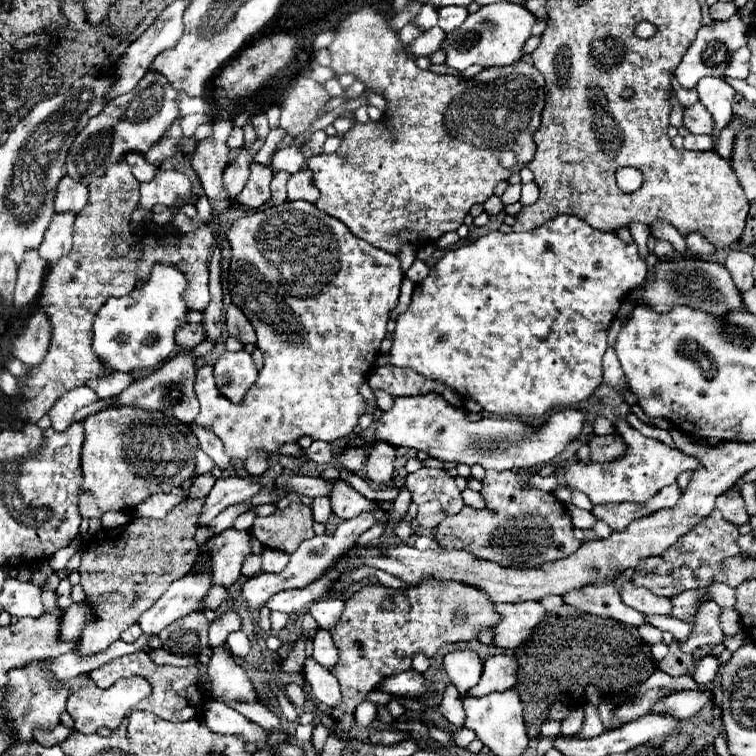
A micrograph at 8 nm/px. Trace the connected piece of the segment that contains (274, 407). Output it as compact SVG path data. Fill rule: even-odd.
M285 201L283 205L277 207L269 207L265 211L257 211L251 215L245 215L237 221L233 221L231 229L225 233L229 245L231 245L231 261L229 261L229 293L231 293L231 301L249 317L249 321L253 323L255 331L257 331L257 347L263 353L265 365L259 371L259 377L255 381L255 385L247 391L247 397L243 399L243 405L235 405L231 401L227 401L225 397L219 397L219 391L215 389L215 379L213 379L213 367L211 365L203 365L197 371L197 381L195 381L195 395L199 401L199 415L195 417L195 421L203 427L211 427L219 439L225 445L225 453L231 459L247 459L253 453L263 453L265 457L275 457L279 447L285 443L297 443L299 437L309 435L311 439L321 439L321 441L335 441L341 439L345 435L349 435L353 431L353 427L359 421L359 415L363 413L363 399L359 395L359 387L363 381L367 381L367 377L371 375L377 355L379 355L379 345L387 335L387 321L389 321L389 313L397 307L397 299L399 299L399 287L403 281L403 273L399 269L399 259L397 255L391 255L383 249L377 249L373 245L369 245L367 241L357 239L341 221L337 221L335 217L329 217L327 213L323 213L321 209L317 209L315 205L307 203L307 201Z

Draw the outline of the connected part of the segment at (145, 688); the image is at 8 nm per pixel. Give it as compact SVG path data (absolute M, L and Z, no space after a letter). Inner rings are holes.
M135 677L135 679L119 679L109 689L99 689L99 687L95 687L95 683L91 683L87 687L75 685L71 689L69 699L67 699L67 711L73 717L75 729L81 731L81 733L95 733L99 727L117 729L119 723L123 721L125 713L133 705L137 705L143 697L149 697L149 695L151 695L151 685L147 685L147 681L143 681L141 677Z

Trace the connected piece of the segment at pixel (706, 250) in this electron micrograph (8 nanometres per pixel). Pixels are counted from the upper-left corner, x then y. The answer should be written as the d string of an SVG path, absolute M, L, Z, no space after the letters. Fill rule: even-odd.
M691 231L685 235L685 241L687 241L687 249L693 253L693 255L709 255L715 251L715 247L697 231Z

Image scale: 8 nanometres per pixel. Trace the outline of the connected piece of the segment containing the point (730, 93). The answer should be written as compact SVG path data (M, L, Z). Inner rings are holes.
M703 77L697 83L697 91L699 91L699 101L705 105L705 109L713 117L711 139L713 139L713 149L717 149L719 133L731 119L731 105L733 105L735 89L731 85L727 85L723 79Z

